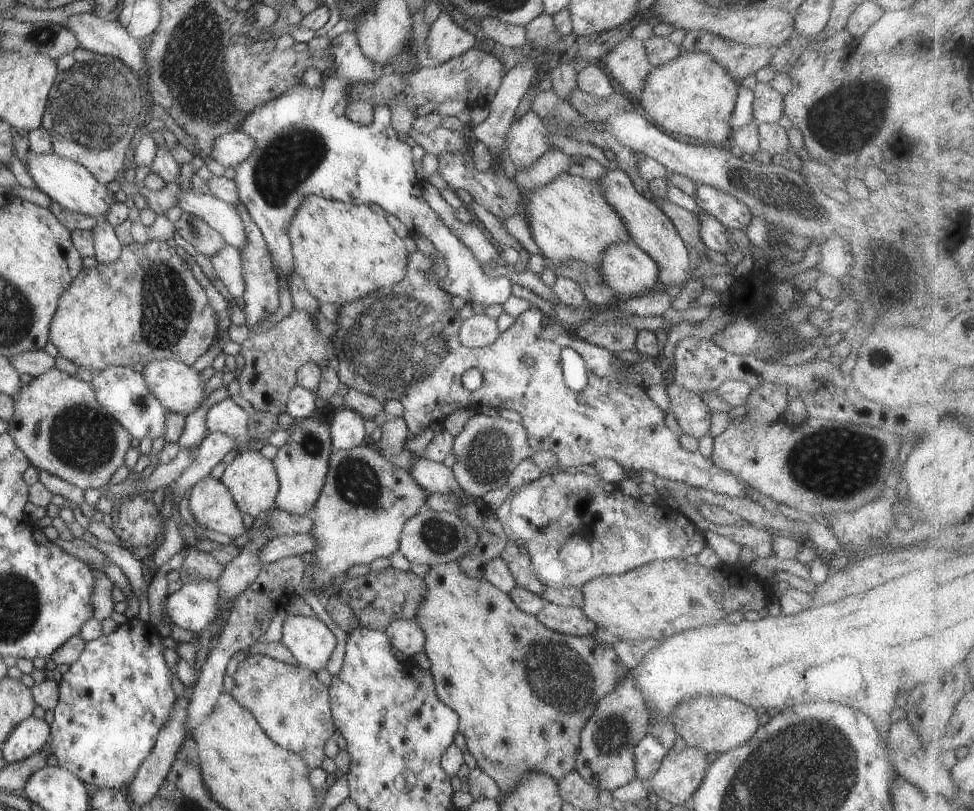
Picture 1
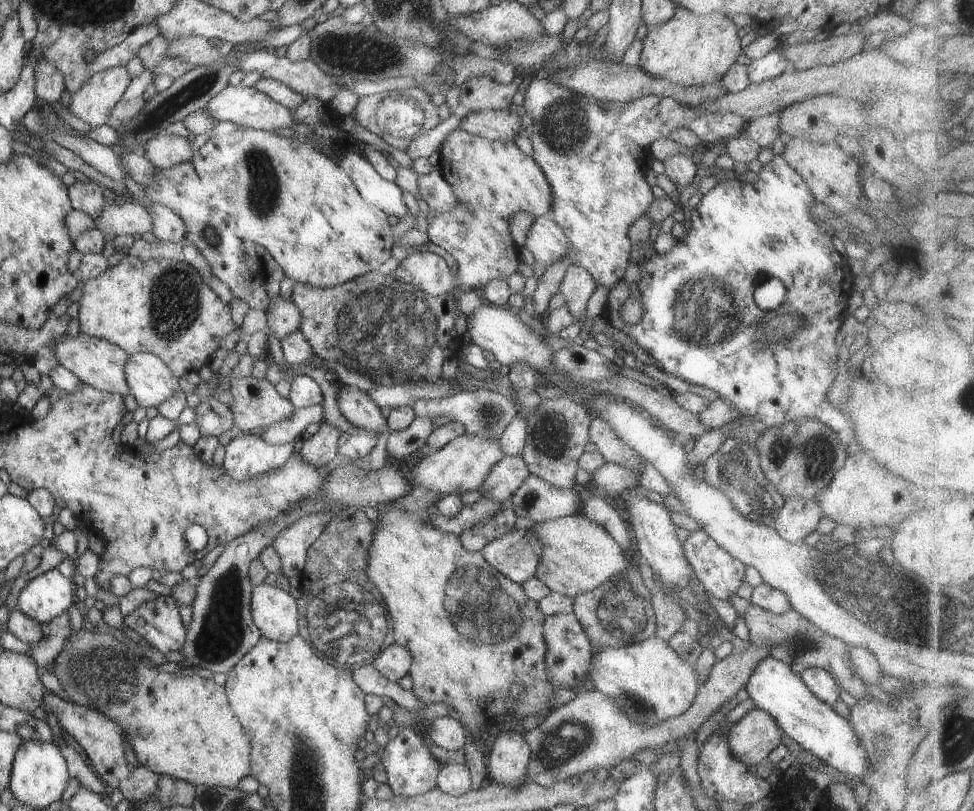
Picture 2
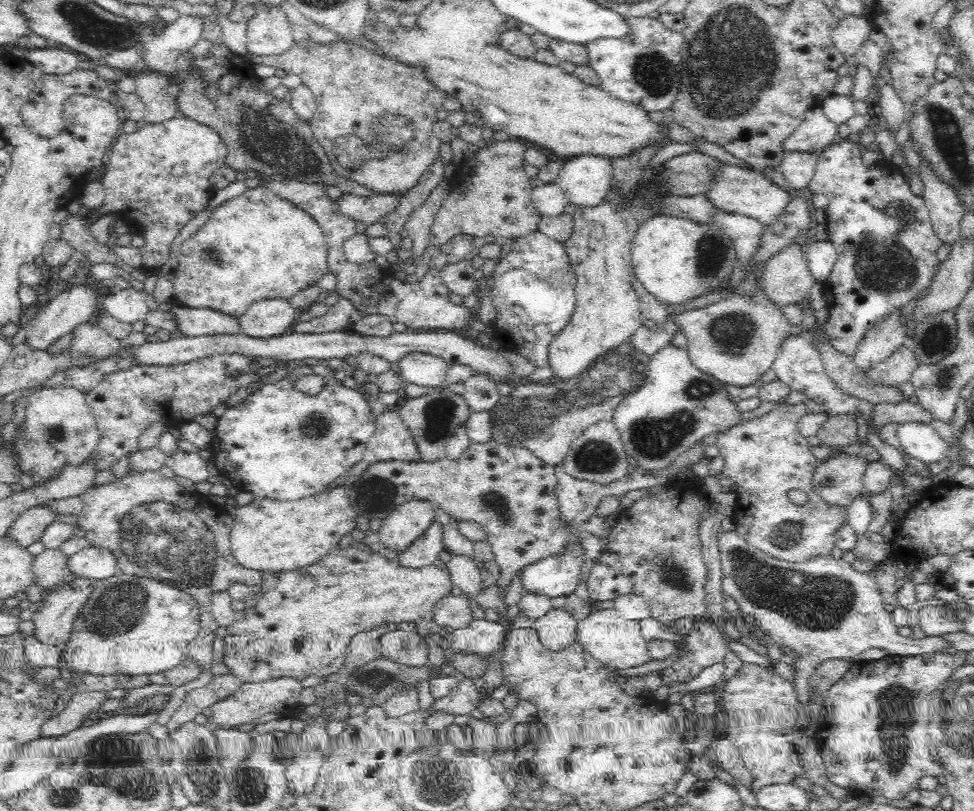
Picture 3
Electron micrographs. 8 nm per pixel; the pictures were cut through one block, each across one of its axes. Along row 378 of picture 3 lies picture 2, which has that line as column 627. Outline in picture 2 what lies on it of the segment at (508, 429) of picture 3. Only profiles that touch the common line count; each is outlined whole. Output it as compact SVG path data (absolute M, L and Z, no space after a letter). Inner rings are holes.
M633 559L628 569L618 572L593 590L574 596L572 613L587 635L591 654L601 647L622 647L650 637L656 631L652 595L641 581L638 559Z

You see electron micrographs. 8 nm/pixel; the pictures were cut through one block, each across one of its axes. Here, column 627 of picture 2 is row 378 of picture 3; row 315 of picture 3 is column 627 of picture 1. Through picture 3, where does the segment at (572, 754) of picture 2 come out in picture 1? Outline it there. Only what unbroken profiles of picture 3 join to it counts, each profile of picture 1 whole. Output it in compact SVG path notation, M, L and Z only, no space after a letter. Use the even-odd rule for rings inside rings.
M628 671L619 684L616 684L607 694L603 694L603 698L595 704L591 716L583 724L583 728L579 732L579 748L575 758L574 770L597 791L612 791L629 784L631 779L635 778L633 748L635 748L637 741L641 740L648 731L648 722L647 708L645 708L645 704L641 700L639 690L635 690L635 682L633 682L632 675Z

